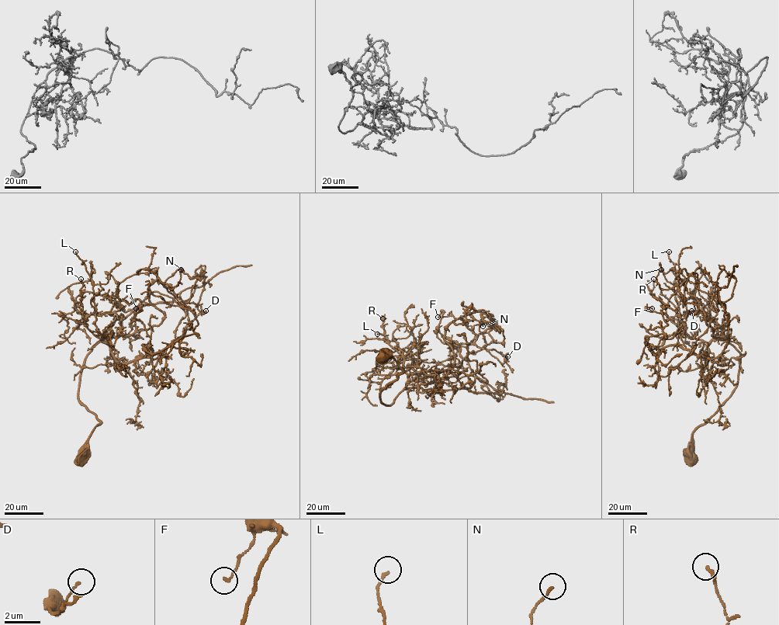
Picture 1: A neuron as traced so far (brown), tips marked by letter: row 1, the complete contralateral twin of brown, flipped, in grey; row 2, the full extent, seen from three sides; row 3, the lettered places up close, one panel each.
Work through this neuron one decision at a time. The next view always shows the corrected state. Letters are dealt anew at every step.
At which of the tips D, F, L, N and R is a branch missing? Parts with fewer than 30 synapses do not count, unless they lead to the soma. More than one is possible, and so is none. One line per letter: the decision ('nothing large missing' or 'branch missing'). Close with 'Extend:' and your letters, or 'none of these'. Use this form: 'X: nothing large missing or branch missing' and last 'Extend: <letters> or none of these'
D: nothing large missing
F: nothing large missing
L: nothing large missing
N: nothing large missing
R: nothing large missing
Extend: none of these

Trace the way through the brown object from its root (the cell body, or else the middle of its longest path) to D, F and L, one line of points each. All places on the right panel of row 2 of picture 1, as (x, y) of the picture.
D: (692, 461), (692, 433), (735, 387), (740, 353), (711, 335), (679, 278), (683, 300), (699, 306), (691, 310)
F: (692, 461), (692, 433), (735, 387), (740, 353), (712, 340), (706, 362), (686, 348), (677, 321), (652, 308)
L: (692, 461), (692, 433), (735, 387), (740, 353), (725, 340), (707, 342), (687, 335), (669, 251)

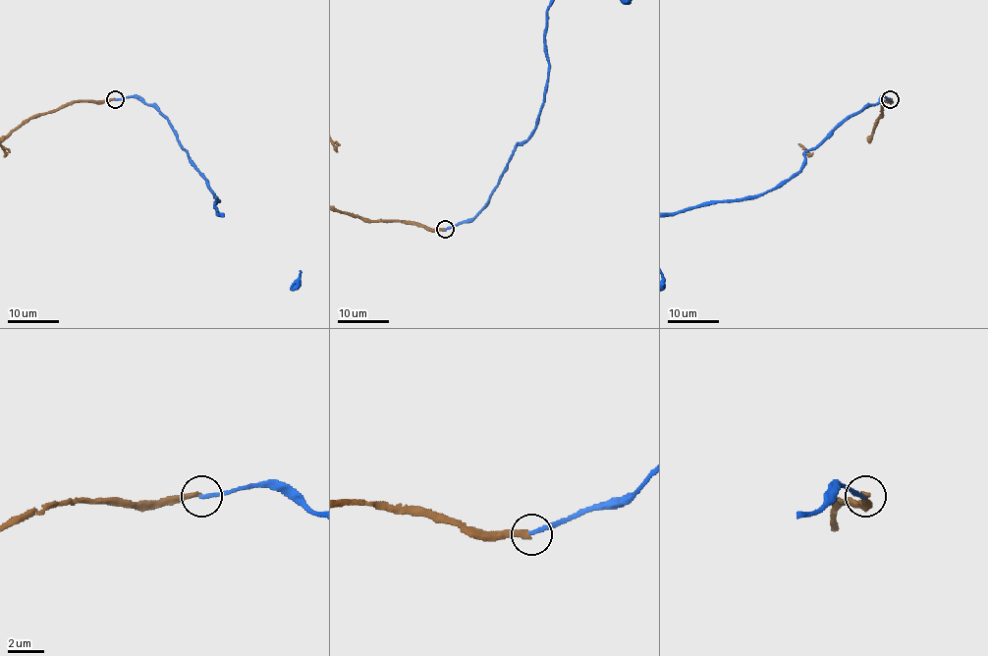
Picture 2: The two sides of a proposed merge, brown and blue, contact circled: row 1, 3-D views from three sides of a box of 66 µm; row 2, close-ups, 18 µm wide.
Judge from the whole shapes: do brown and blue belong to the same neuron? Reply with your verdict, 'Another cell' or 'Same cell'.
Another cell

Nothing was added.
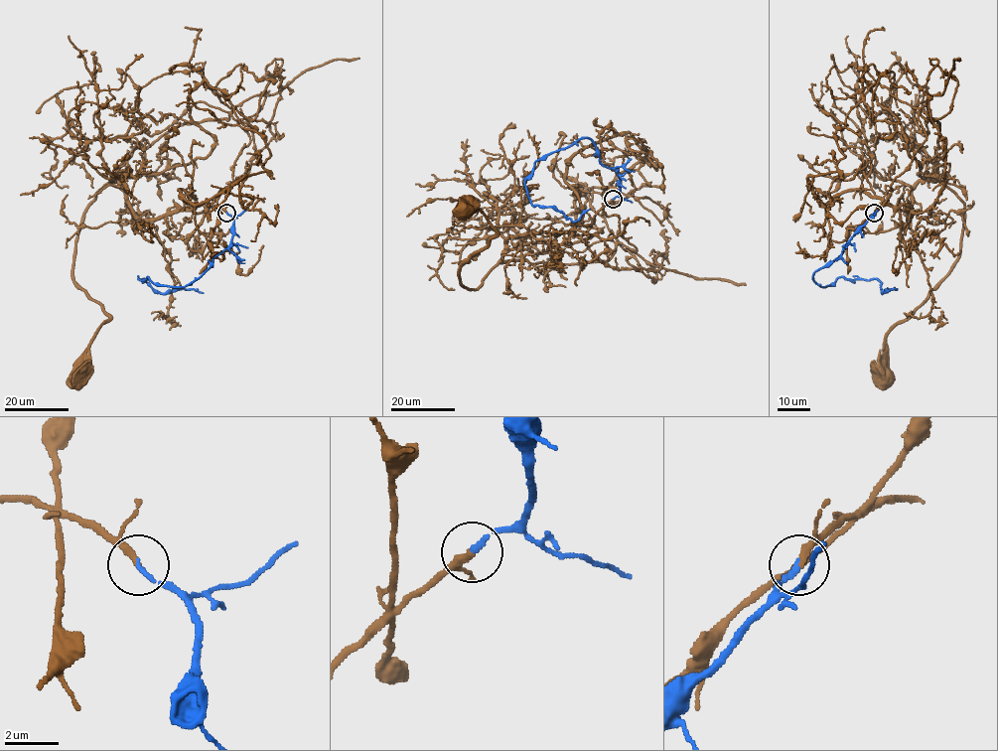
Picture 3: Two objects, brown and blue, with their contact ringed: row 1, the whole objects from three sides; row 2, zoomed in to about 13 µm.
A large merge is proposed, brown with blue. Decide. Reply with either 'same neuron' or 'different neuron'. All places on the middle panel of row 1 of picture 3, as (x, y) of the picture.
same neuron

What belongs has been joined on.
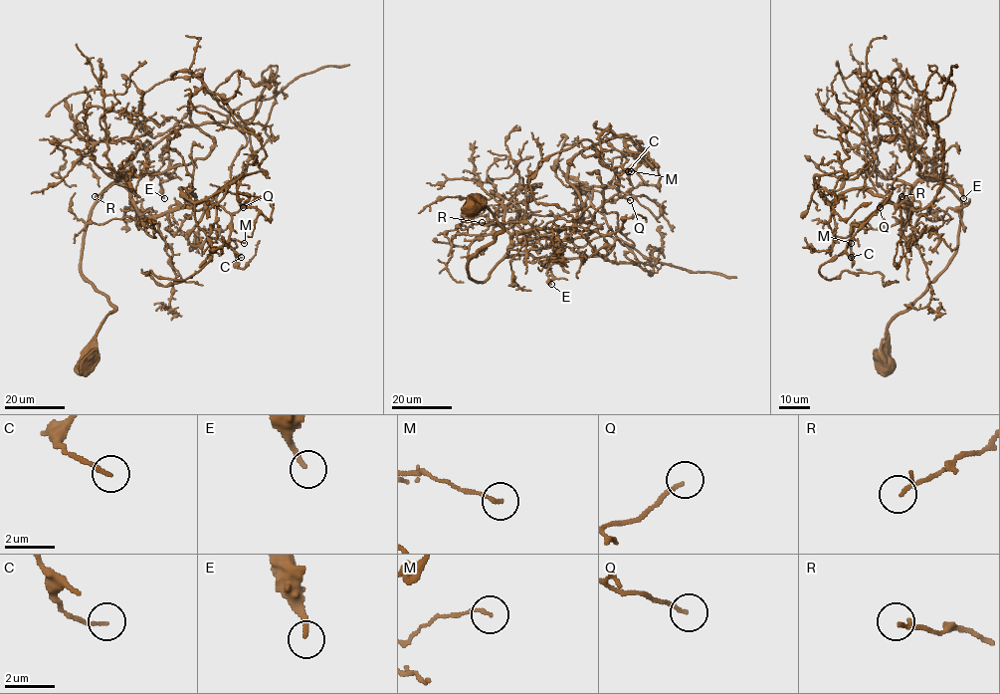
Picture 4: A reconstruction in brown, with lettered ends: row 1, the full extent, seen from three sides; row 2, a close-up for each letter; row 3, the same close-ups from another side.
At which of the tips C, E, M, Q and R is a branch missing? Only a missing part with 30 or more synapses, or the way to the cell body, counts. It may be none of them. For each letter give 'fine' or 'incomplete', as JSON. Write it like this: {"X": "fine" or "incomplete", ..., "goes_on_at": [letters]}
{"C": "fine", "E": "incomplete", "M": "fine", "Q": "fine", "R": "incomplete", "goes_on_at": ["E", "R"]}

